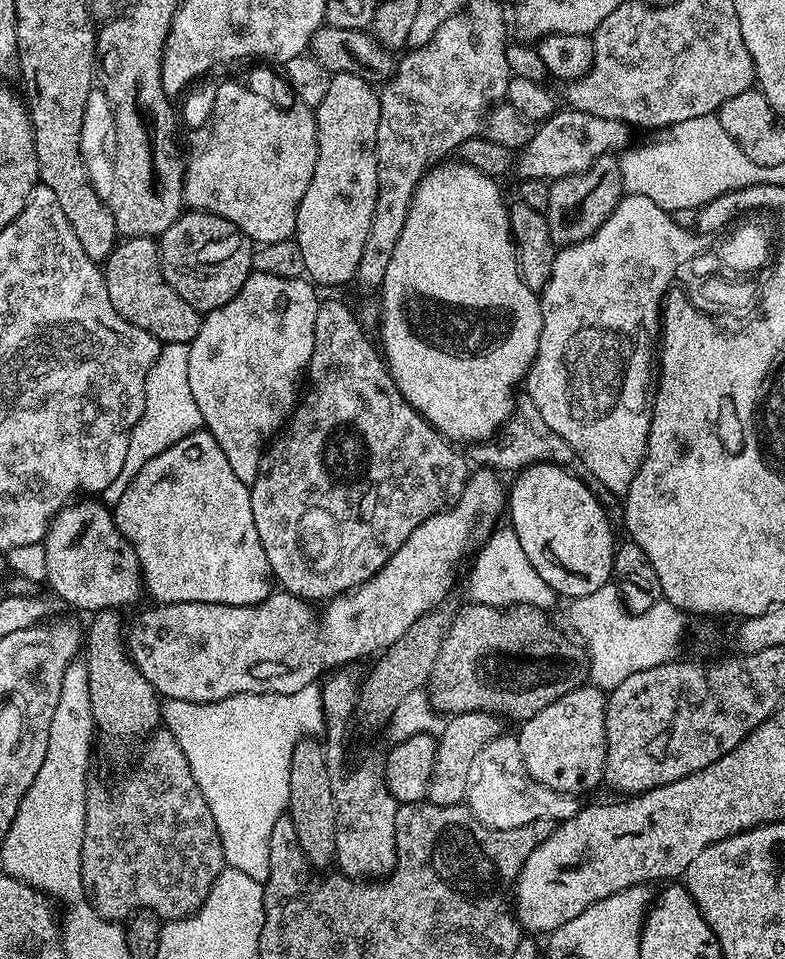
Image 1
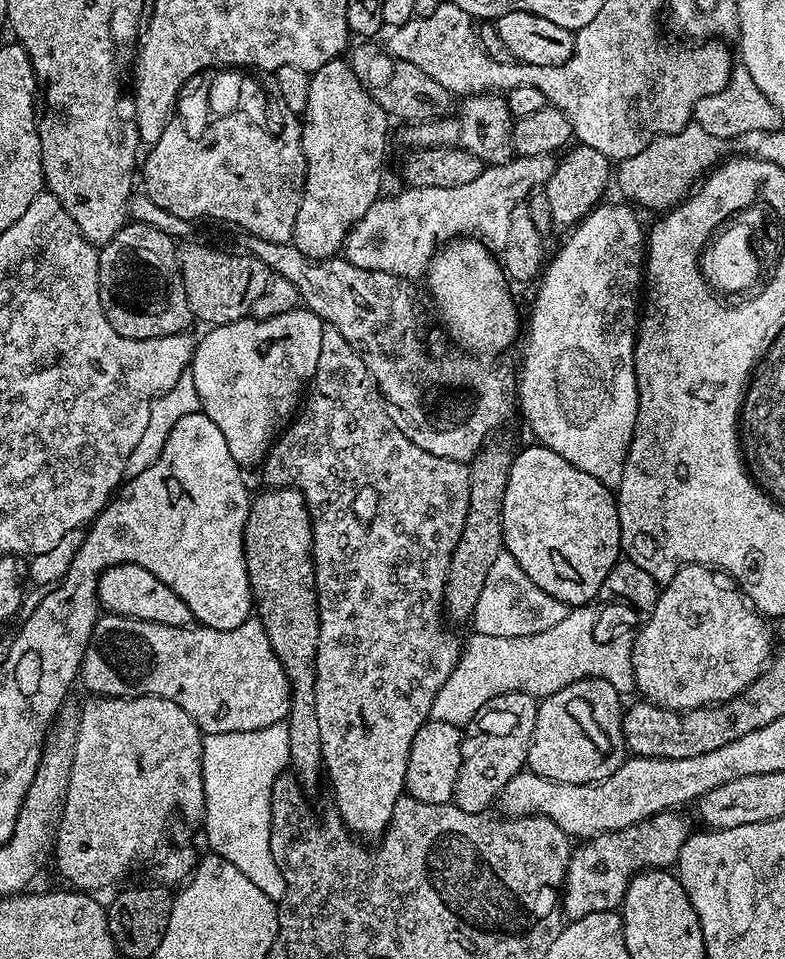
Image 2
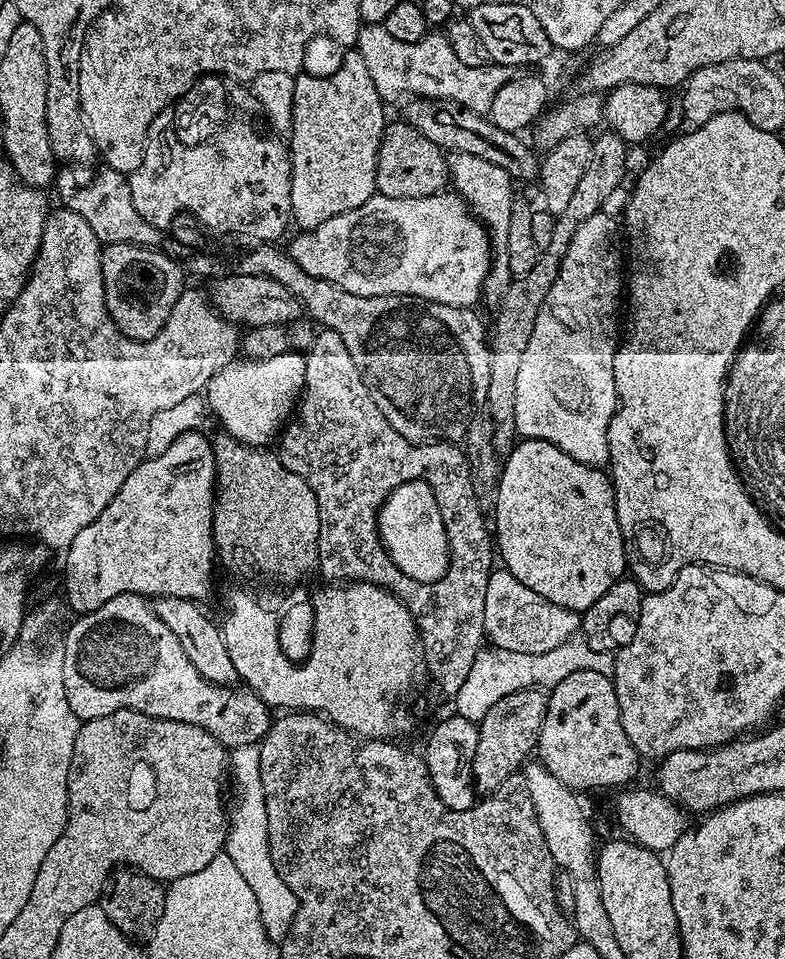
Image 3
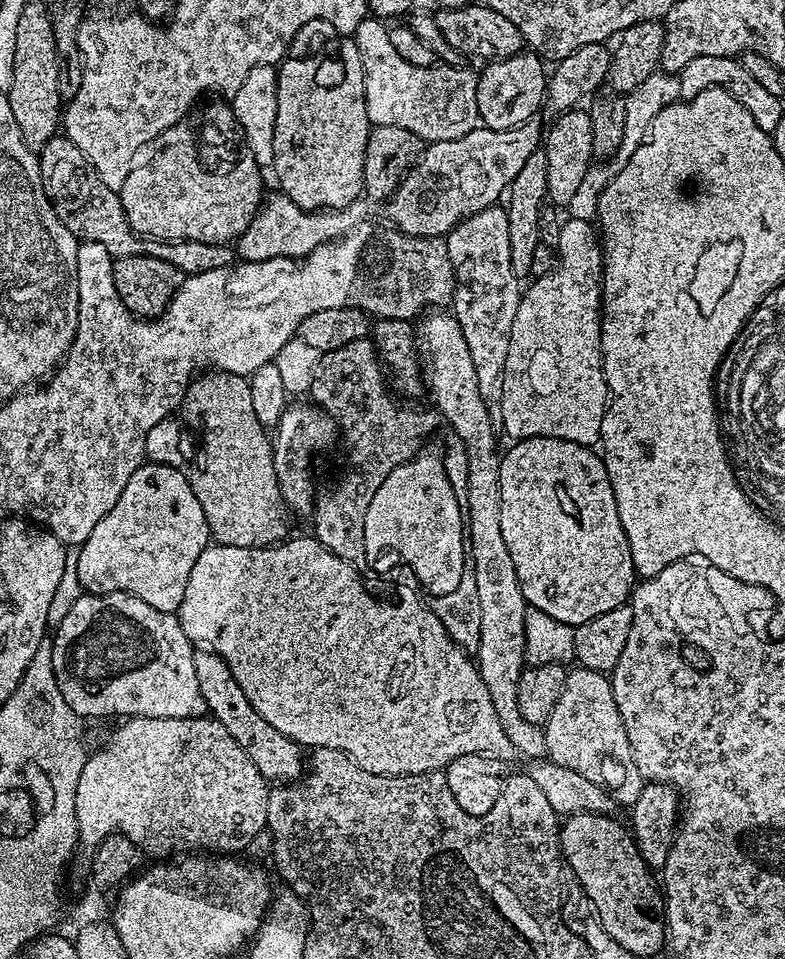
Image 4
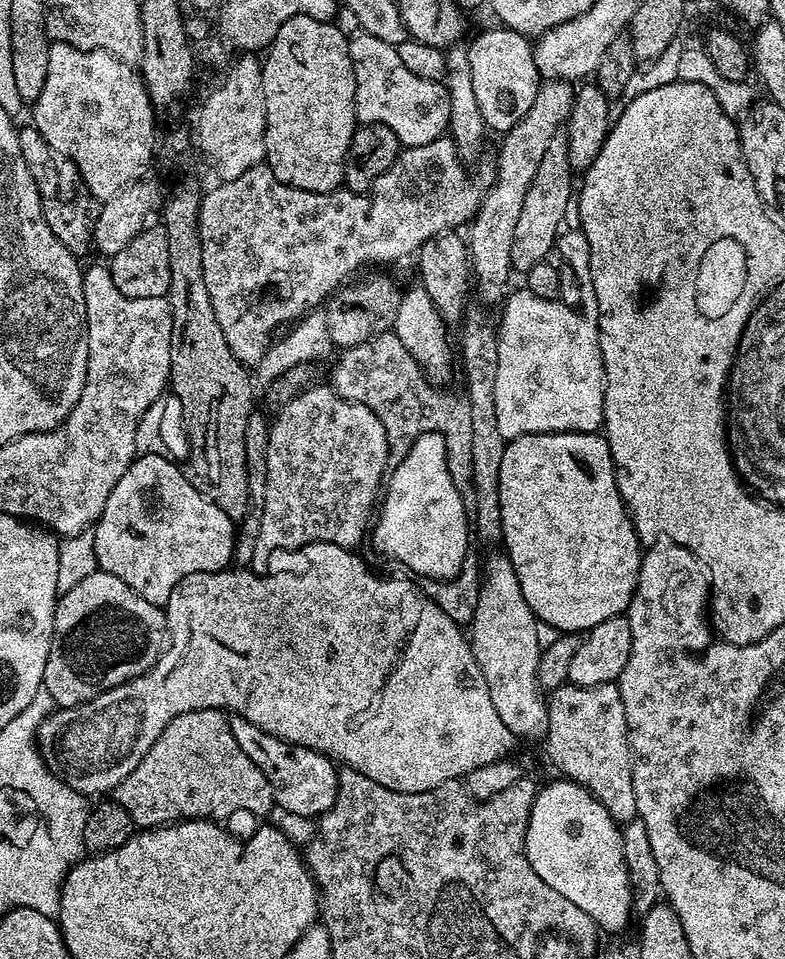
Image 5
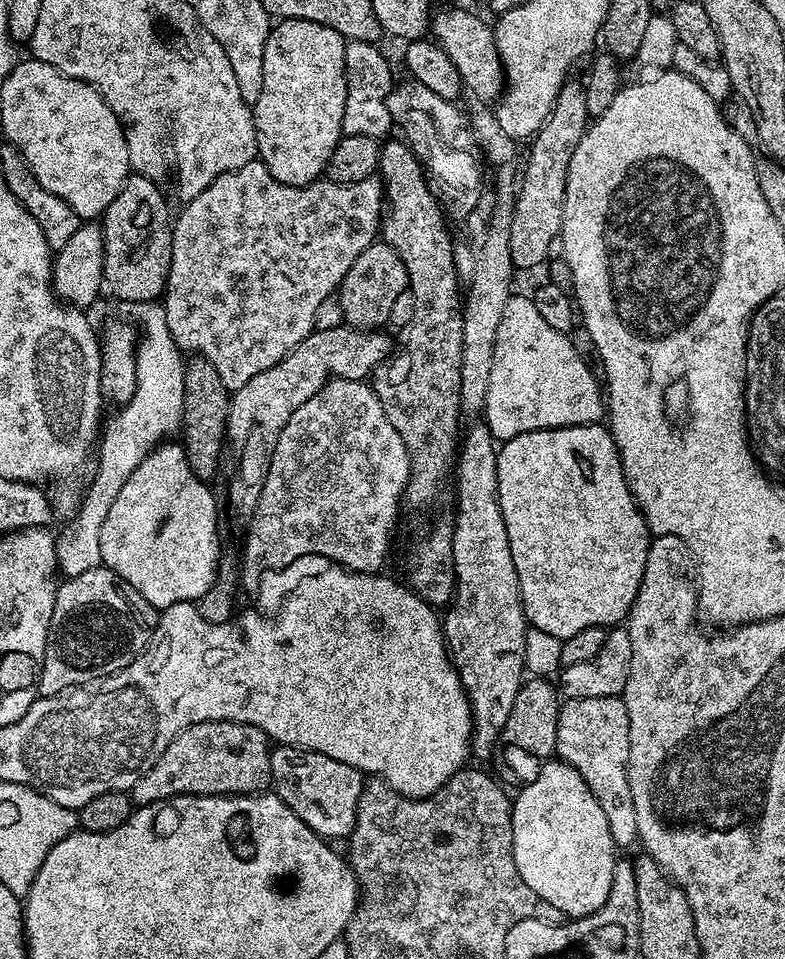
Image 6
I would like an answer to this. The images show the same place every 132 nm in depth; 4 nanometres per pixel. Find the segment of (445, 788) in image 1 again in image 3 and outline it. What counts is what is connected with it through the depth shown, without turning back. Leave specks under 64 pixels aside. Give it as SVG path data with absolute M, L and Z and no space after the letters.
M520 689L496 702L479 720L480 737L472 767L472 783L477 793L490 794L498 790L498 786L502 786L502 782L506 782L510 774L523 769L526 761L531 757L528 755L531 752L533 755L537 751L547 709L548 698L541 689Z

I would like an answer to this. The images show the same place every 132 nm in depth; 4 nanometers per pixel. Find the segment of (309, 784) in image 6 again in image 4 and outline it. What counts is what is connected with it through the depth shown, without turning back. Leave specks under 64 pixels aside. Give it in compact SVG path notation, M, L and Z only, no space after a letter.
M200 650L195 653L195 658L198 690L202 690L202 698L208 707L208 716L222 722L222 726L226 726L234 742L238 742L238 746L246 750L250 762L258 766L265 780L269 782L299 781L306 771L306 756L303 756L305 753L301 745L286 738L282 730L274 730L274 726L270 726L270 722L266 722L266 718L262 718L262 714L258 714L254 706L250 706L250 698L242 694L242 686L238 686L234 674L230 674L230 666L226 666L222 657L211 650Z

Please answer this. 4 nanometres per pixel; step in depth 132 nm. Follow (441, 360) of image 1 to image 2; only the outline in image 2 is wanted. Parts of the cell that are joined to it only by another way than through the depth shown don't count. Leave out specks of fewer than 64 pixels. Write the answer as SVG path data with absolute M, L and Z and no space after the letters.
M457 238L441 247L432 257L426 281L428 280L428 292L440 311L440 318L448 327L453 338L458 340L463 351L468 354L484 354L480 352L504 352L516 340L516 335L521 335L520 312L516 309L516 300L512 297L510 281L504 274L499 259L494 257L493 249L489 248L479 238Z

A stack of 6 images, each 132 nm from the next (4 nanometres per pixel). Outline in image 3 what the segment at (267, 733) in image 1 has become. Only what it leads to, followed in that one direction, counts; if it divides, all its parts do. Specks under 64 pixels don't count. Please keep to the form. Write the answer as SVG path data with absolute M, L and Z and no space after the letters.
M257 745L233 748L230 752L230 780L236 783L236 792L240 795L240 805L236 808L236 816L231 817L228 839L224 842L224 852L234 858L234 866L246 878L250 890L254 890L254 898L258 898L258 914L262 914L262 926L273 942L283 941L300 908L294 890L284 881L280 869L276 867L270 854L268 841L268 823L266 822L266 806L262 790L262 774L260 773L260 750Z

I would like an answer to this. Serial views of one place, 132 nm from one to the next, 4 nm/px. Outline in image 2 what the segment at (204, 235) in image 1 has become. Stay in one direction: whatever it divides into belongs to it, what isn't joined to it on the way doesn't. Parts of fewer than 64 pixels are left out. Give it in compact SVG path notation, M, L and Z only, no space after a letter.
M183 244L178 248L180 273L186 286L186 302L193 317L204 326L229 324L245 319L267 288L270 270L257 256L227 252L212 244Z

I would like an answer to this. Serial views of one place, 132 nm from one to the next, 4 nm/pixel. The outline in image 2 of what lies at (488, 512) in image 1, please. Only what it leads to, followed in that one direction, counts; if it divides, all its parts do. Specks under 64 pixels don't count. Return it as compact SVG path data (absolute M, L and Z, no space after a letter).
M104 614L92 626L79 683L101 696L157 696L186 710L201 733L253 732L287 717L292 691L264 623L249 618L234 630L175 628Z

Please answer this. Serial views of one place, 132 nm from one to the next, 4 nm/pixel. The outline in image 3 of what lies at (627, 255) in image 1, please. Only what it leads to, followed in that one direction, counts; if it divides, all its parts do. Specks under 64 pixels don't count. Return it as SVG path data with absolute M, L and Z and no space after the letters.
M602 210L578 226L578 234L574 234L574 242L570 242L566 250L558 278L554 278L554 286L550 286L542 310L538 310L534 334L530 334L530 342L526 342L526 350L522 353L514 398L514 422L521 437L556 444L558 450L583 464L608 464L608 427L618 403L614 386L614 354L622 332L621 317L619 320L616 315L619 312L621 315L625 288L626 248L622 243L622 224L617 217L615 220Z

